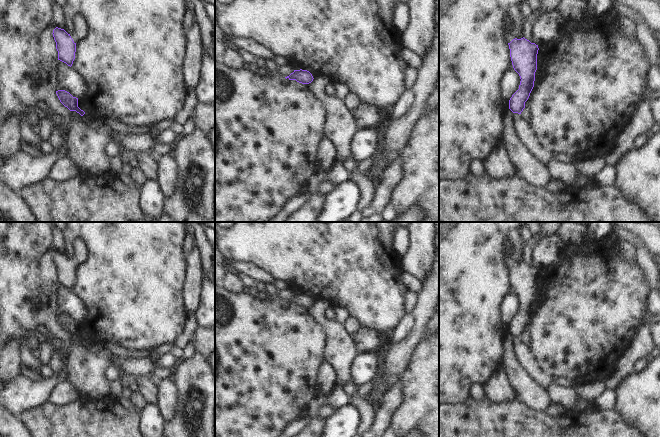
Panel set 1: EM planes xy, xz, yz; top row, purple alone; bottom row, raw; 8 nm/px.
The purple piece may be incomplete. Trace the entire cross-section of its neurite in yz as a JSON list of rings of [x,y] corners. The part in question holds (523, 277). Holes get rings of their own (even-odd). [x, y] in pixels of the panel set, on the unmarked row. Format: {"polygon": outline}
{"polygon": [[[524,261],[513,263],[508,269],[513,292],[521,303],[519,313],[509,324],[509,333],[513,337],[521,338],[534,311],[539,272]]]}

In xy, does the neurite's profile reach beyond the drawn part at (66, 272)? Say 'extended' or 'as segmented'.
as segmented

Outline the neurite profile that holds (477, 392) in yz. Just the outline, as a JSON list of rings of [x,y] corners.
[[[480,383],[473,384],[470,389],[470,397],[473,400],[481,400],[485,398],[486,396],[484,386],[481,385]]]

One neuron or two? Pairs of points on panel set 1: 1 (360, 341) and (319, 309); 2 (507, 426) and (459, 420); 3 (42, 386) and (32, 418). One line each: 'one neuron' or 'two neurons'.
1: two neurons
2: one neuron
3: two neurons

